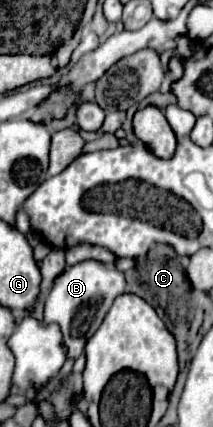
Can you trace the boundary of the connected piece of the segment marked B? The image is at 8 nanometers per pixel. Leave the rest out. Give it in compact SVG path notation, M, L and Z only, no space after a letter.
M88 259L80 261L72 267L66 267L56 279L44 303L44 323L56 323L64 335L64 347L68 351L68 359L76 359L86 341L96 333L102 325L112 301L126 291L126 281L122 271L112 265L104 265L100 261Z

